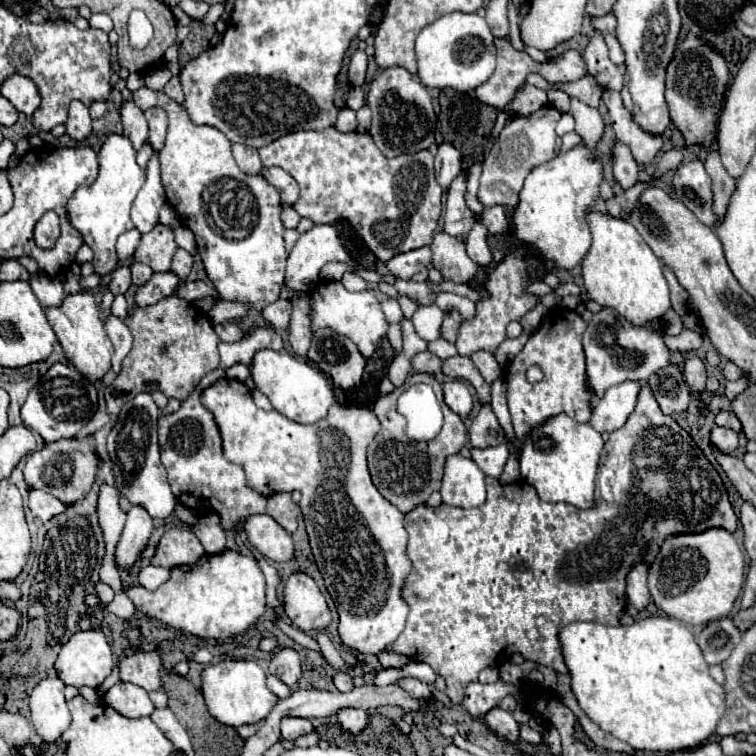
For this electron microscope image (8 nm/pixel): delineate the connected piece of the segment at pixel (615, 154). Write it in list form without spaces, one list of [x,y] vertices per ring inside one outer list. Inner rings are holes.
[[[614,141],[612,149],[612,171],[614,171],[614,179],[624,187],[630,189],[636,181],[638,181],[638,165],[632,157],[632,151],[628,145],[624,145],[622,141]]]

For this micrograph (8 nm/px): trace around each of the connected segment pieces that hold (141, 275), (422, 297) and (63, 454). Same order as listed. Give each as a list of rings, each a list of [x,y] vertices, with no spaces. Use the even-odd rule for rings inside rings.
[[[132,263],[132,283],[136,285],[136,287],[140,287],[140,285],[144,285],[150,277],[152,277],[152,269],[148,267],[148,265],[144,265],[144,263]]]
[[[396,279],[394,287],[400,295],[408,295],[408,297],[416,299],[420,305],[430,305],[436,299],[436,293],[426,283],[406,283],[402,279]]]
[[[60,439],[56,443],[46,443],[40,451],[34,451],[26,459],[24,479],[30,489],[42,489],[46,493],[52,493],[64,505],[72,505],[90,491],[96,477],[96,463],[98,463],[98,457],[86,441]]]

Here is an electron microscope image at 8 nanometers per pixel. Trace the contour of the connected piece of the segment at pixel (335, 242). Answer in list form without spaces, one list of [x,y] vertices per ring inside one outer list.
[[[314,225],[300,235],[294,249],[288,255],[286,287],[292,291],[308,291],[316,285],[316,275],[328,261],[344,261],[358,267],[359,264],[342,247],[342,241],[332,225]]]

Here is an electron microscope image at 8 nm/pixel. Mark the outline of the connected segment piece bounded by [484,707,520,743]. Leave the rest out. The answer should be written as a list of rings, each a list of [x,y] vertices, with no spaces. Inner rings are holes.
[[[494,707],[492,711],[488,711],[488,713],[484,715],[484,721],[486,721],[486,725],[488,725],[494,733],[498,733],[498,735],[504,737],[504,739],[508,739],[508,741],[512,741],[512,743],[520,739],[520,737],[518,737],[518,725],[516,725],[514,717],[512,717],[508,711],[504,711],[504,709]]]

